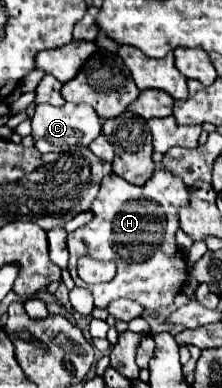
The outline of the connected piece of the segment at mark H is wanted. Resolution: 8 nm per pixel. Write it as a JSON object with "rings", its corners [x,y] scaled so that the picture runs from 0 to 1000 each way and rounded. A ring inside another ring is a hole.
{"rings":[[[716,436],[653,482],[572,472],[527,451],[482,451],[455,466],[455,487],[419,518],[419,570],[347,595],[311,601],[311,704],[347,740],[383,740],[428,765],[428,791],[482,796],[518,771],[590,771],[635,781],[653,796],[716,796],[770,786],[788,760],[815,750],[842,719],[842,678],[815,642],[797,642],[788,601],[806,590],[806,534],[770,523],[779,544],[707,544],[707,523],[662,513],[824,513],[824,534],[851,513],[842,477],[797,451]],[[671,523],[671,528],[662,528]],[[410,662],[446,673],[509,673],[527,683],[527,709],[509,724],[464,735],[392,735],[347,709],[347,668]]]}

